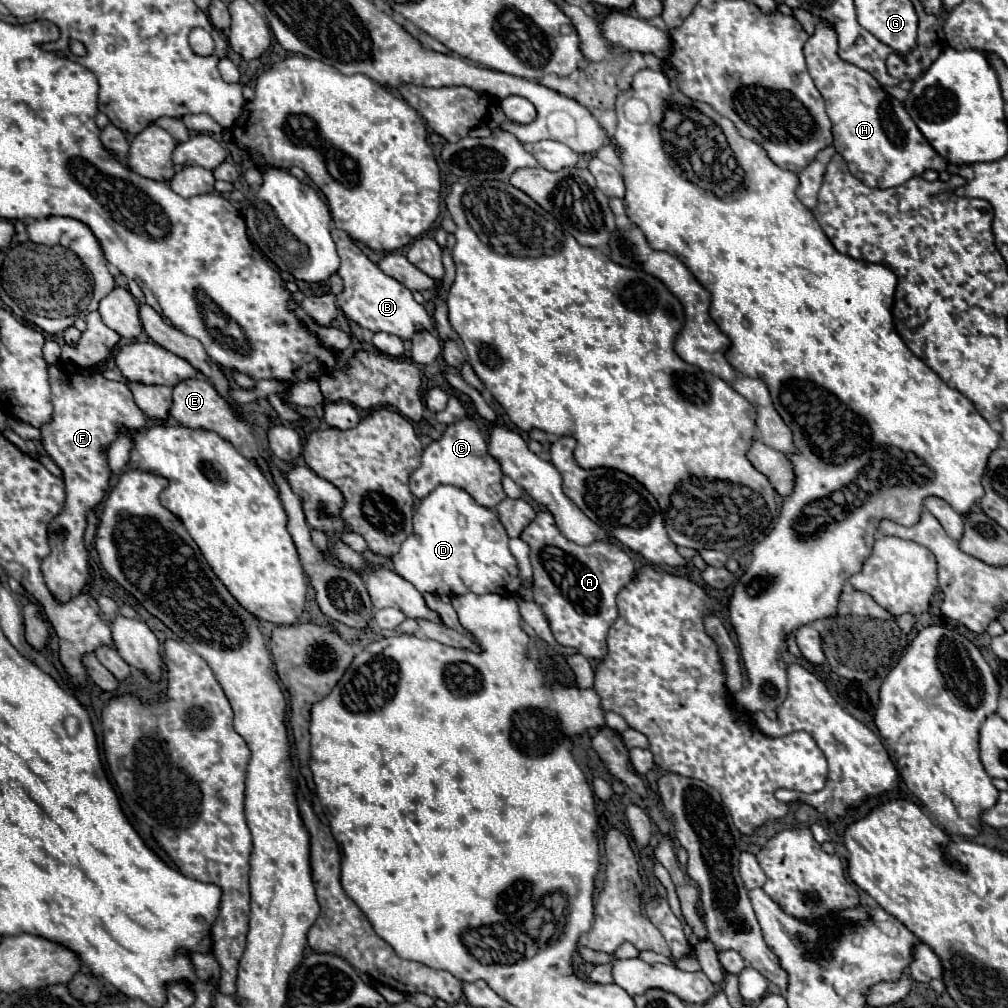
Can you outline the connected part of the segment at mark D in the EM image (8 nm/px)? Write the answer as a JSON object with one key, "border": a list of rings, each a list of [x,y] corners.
{"border":[[[438,486],[430,492],[418,506],[414,514],[414,532],[402,542],[400,552],[392,556],[396,572],[406,578],[418,592],[432,592],[436,596],[460,596],[466,592],[474,594],[502,594],[516,596],[522,588],[522,578],[518,562],[508,548],[510,536],[502,526],[498,514],[490,508],[476,504],[476,500],[462,488],[456,486]]]}

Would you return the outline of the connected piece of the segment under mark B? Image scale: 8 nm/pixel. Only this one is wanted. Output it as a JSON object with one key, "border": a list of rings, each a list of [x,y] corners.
{"border":[[[332,228],[332,238],[334,238],[334,244],[336,244],[338,256],[340,256],[340,268],[338,268],[336,274],[344,282],[344,288],[338,294],[338,306],[344,310],[344,314],[352,322],[356,322],[356,324],[360,324],[360,326],[364,326],[364,328],[368,328],[372,332],[390,332],[390,334],[396,334],[402,340],[410,338],[418,330],[432,330],[434,328],[432,318],[428,316],[424,306],[418,304],[412,298],[412,292],[406,286],[402,286],[400,282],[396,282],[392,276],[384,274],[352,242],[352,238],[346,232],[342,232],[338,228]]]}

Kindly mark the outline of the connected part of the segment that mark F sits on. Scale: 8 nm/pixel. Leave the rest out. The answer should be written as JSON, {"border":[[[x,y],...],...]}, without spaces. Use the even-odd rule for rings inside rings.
{"border":[[[70,362],[50,366],[54,420],[42,426],[42,446],[48,456],[62,470],[66,484],[66,504],[48,528],[50,554],[42,560],[42,574],[48,590],[58,604],[70,602],[82,592],[88,578],[88,552],[84,546],[86,512],[104,498],[110,482],[110,468],[106,462],[106,448],[118,438],[120,428],[138,426],[146,428],[148,418],[136,406],[132,392],[124,382],[106,380],[100,370],[80,368]]]}

